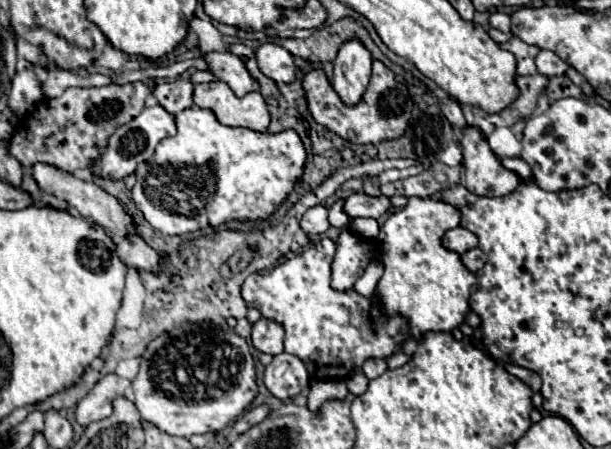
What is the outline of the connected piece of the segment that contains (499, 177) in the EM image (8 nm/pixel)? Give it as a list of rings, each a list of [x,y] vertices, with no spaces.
[[[467,126],[463,130],[461,146],[465,158],[465,188],[469,192],[477,196],[505,196],[519,186],[519,178],[501,166],[477,128]]]

